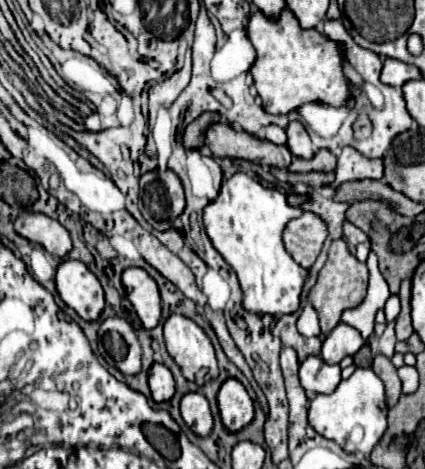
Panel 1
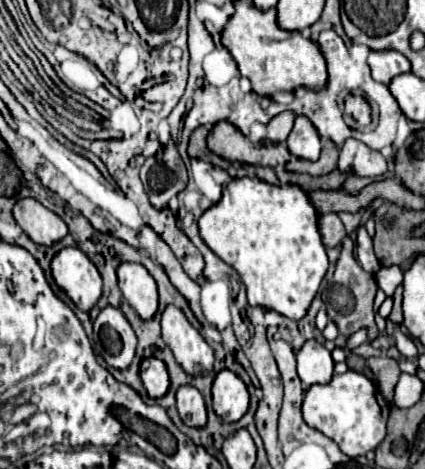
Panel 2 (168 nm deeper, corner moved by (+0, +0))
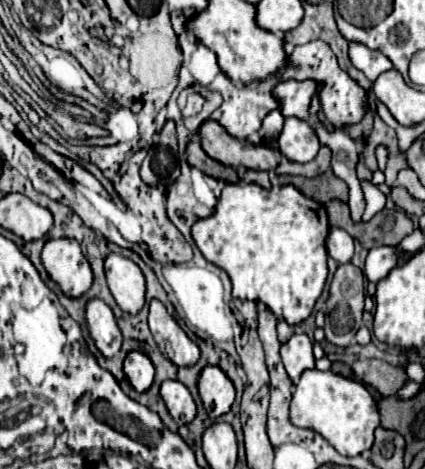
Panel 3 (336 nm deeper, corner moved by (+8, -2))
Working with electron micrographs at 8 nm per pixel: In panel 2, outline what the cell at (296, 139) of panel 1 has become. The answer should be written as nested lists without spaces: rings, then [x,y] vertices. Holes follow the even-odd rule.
[[[296,116],[294,128],[288,136],[290,154],[304,160],[316,160],[320,156],[320,148],[322,148],[322,142],[314,124],[306,116]]]

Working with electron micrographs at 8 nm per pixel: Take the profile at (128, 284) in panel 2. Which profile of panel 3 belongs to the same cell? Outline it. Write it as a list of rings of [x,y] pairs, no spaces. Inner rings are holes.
[[[108,254],[104,268],[108,288],[116,298],[116,304],[128,314],[138,314],[144,306],[144,290],[146,290],[142,270],[132,260],[120,254]]]

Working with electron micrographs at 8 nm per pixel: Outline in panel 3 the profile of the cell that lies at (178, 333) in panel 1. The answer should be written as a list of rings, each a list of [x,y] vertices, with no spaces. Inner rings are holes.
[[[158,300],[150,302],[148,324],[160,352],[176,366],[194,366],[200,360],[200,348],[186,336],[178,322],[168,314],[166,306]]]

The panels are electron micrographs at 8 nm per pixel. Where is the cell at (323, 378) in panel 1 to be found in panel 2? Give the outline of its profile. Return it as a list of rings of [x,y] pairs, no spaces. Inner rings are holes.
[[[306,340],[304,346],[296,352],[296,360],[302,388],[310,388],[312,384],[326,384],[334,376],[334,360],[330,352],[316,340]]]

